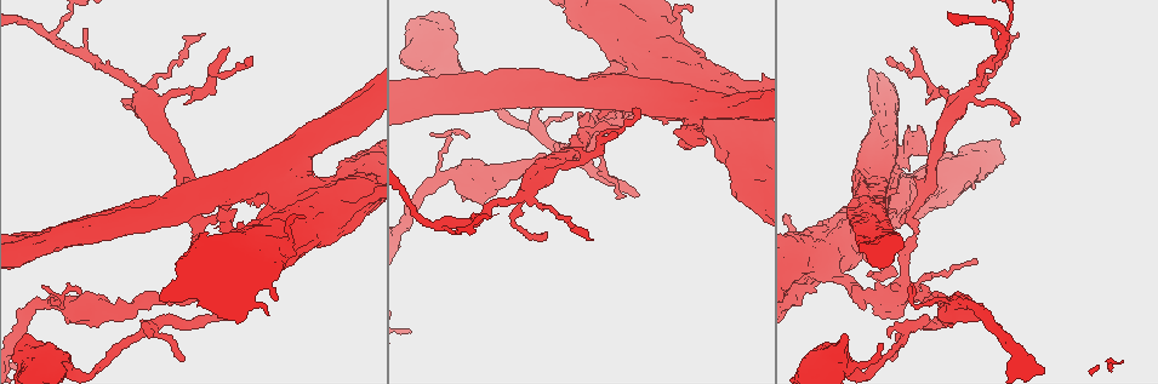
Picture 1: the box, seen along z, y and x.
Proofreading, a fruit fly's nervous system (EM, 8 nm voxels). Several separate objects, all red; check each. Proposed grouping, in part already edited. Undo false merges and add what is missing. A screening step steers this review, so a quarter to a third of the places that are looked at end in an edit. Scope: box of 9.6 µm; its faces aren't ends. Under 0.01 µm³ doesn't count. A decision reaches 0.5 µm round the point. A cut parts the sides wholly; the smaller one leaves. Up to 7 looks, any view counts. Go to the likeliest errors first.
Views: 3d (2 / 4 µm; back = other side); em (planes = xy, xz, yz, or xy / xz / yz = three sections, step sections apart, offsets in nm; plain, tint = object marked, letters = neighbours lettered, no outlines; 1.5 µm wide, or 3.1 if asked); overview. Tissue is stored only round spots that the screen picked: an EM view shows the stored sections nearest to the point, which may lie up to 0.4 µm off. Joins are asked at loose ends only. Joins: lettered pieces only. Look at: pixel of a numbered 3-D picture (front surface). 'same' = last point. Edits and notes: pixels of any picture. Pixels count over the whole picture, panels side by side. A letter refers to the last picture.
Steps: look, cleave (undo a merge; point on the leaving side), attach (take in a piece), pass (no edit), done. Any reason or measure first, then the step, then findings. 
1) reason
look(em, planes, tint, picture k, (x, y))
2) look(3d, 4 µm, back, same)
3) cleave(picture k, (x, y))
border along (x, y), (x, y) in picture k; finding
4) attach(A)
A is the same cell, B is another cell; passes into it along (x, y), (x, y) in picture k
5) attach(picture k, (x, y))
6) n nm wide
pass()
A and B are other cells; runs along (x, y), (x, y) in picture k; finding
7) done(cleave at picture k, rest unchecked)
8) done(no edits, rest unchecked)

end of a long branch
look(em, xy, step 8, letters, picture 1, (635, 195))

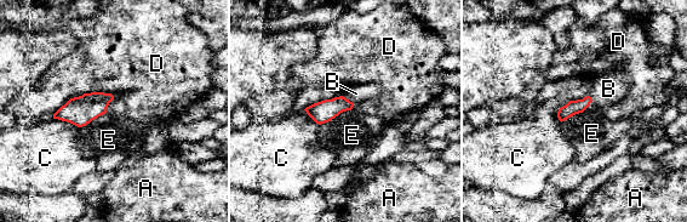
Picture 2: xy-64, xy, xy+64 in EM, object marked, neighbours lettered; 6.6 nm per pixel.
look(em, planes, letters, same)

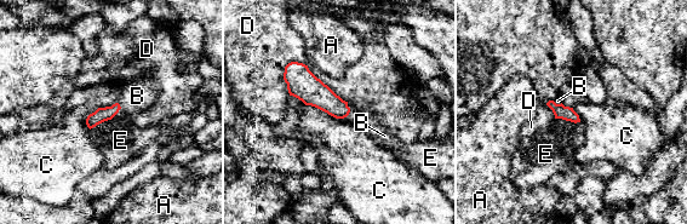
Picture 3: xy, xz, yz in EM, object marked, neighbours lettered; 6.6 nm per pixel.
C touches over 260 nm
attach(B)
B is the same cell, A, C, D and E are other cells; passes into it along (102, 114), (119, 104), (137, 96) in picture 3; the neuron continues

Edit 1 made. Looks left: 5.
touches itself
look(em, planes, letters, picture 1, (833, 276))

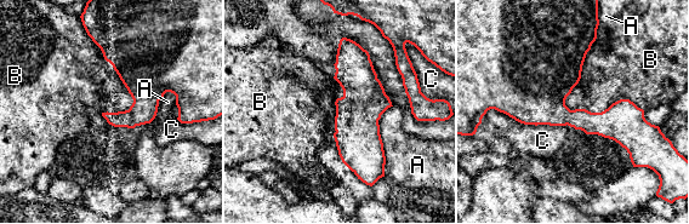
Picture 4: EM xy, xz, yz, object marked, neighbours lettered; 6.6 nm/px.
B touches over 600 nm
pass()
A, B and C are other cells; runs along (343, 41), (359, 81), (364, 176) in picture 4; one neuron here

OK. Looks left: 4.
free end
look(em, xy, step 4, letters, picture 1, (585, 115))

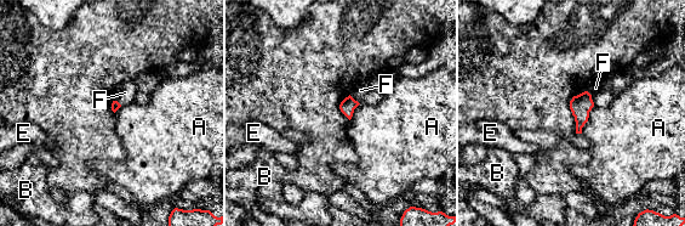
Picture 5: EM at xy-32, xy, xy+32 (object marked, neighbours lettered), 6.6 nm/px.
look(em, planes, letters, same)

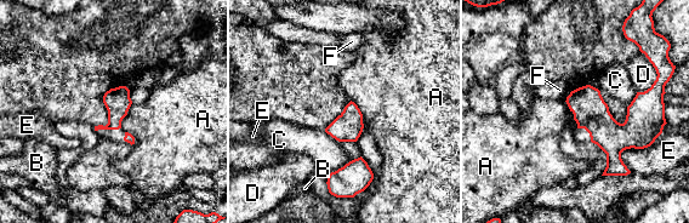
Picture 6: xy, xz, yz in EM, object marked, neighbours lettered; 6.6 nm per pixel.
pass()
A, B, C, D, E and F are other cells; no lettered piece goes on from it

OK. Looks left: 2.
done(attach at picture 3, rest unchecked)

